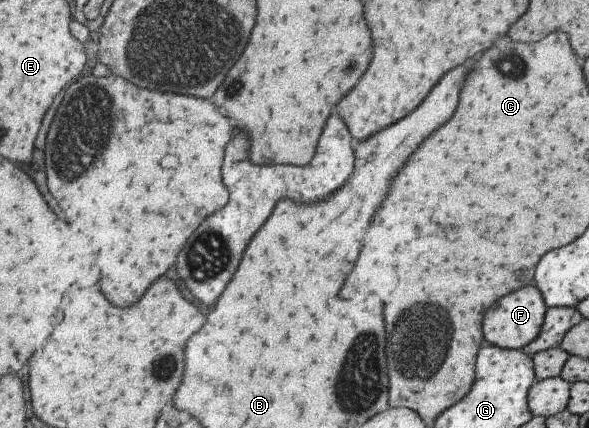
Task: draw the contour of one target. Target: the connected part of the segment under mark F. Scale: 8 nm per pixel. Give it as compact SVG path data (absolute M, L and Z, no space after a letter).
M522 287L510 295L502 297L494 307L490 307L490 311L486 311L486 315L482 319L484 343L502 349L521 350L538 335L546 310L544 300L536 287Z

